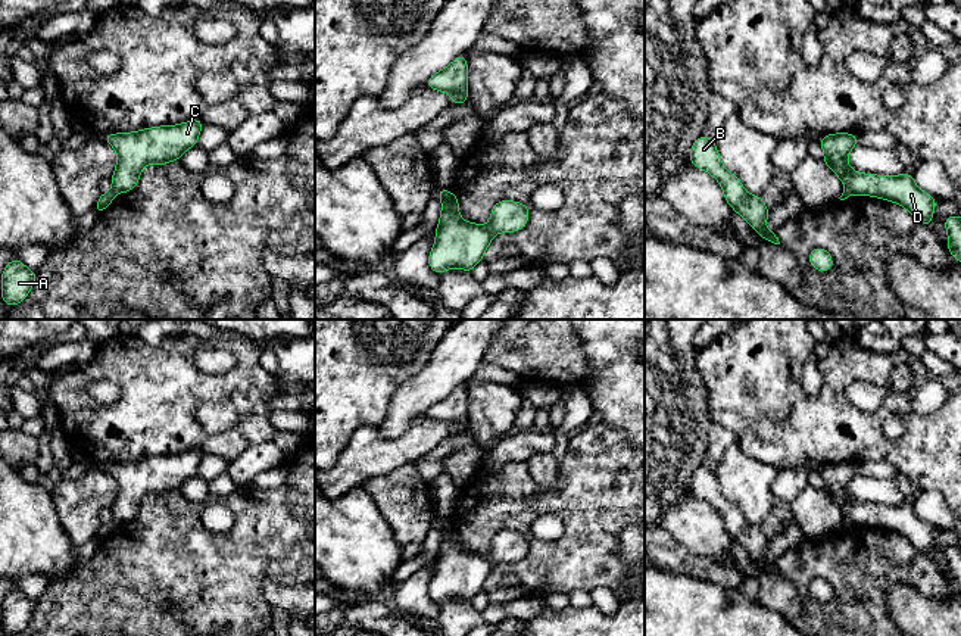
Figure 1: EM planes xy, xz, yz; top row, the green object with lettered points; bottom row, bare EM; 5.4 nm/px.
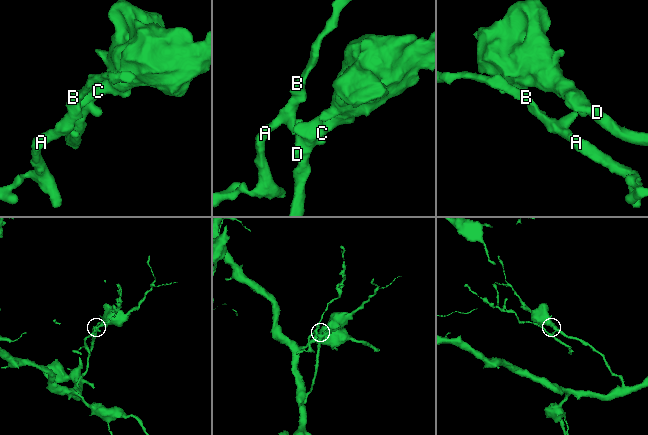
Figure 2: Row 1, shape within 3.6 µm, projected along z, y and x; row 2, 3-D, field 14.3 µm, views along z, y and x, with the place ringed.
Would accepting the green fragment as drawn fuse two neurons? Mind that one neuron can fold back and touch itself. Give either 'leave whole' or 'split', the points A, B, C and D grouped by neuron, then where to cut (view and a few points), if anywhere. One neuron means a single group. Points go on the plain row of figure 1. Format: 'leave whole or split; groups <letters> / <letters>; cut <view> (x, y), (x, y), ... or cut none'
split; groups A B / C D; cut xy (112, 518), (116, 523)

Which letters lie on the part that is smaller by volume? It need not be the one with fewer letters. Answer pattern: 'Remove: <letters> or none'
Remove: A, B

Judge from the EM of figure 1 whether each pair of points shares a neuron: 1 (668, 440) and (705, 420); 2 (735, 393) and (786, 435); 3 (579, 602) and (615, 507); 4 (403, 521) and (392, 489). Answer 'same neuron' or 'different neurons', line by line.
1: same neuron
2: same neuron
3: different neurons
4: same neuron

